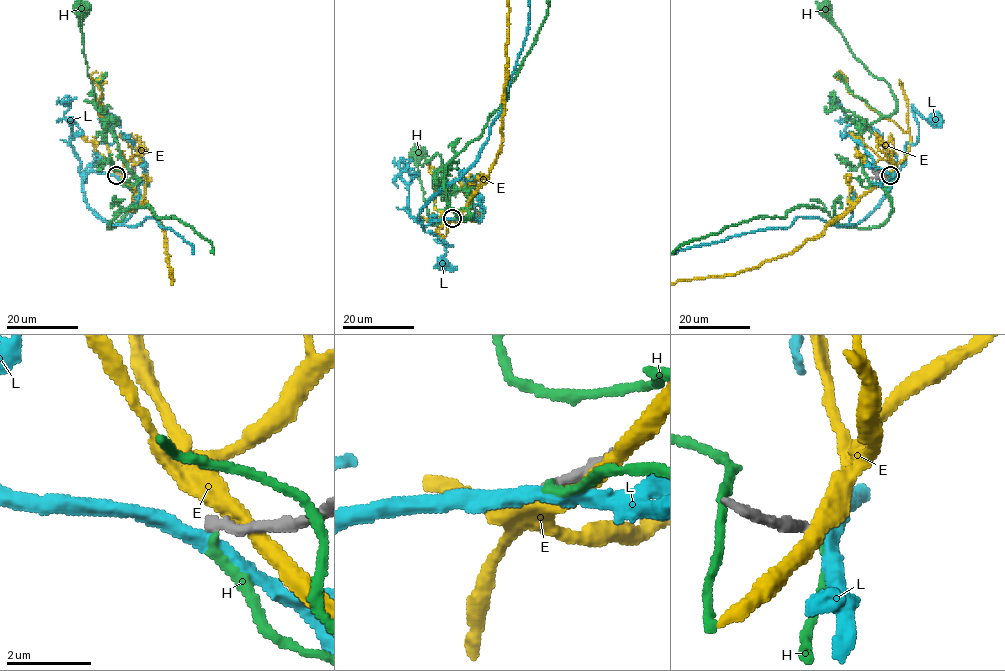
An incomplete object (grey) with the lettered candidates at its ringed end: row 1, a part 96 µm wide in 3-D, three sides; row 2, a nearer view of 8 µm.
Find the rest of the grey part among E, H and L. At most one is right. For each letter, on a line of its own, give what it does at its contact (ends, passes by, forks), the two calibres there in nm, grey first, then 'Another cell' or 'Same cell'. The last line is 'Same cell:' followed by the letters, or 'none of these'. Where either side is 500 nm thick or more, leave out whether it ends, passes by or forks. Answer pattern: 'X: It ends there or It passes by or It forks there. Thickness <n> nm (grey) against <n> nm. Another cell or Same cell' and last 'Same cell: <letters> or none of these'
E: It passes by. Thickness 320 nm (grey) against 400 nm. Another cell
H: It ends there. Thickness 260 nm (grey) against 200 nm. Another cell
L: It passes by. Thickness 240 nm (grey) against 340 nm. Another cell
Same cell: none of these

